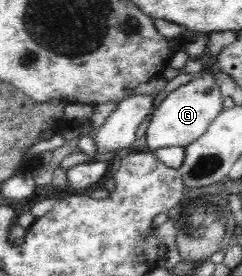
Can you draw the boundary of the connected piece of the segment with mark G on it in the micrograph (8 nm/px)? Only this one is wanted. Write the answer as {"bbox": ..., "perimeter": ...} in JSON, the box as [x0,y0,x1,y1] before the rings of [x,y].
{"bbox":[145,75,223,151],"perimeter":[[[211,75],[194,76],[178,82],[174,89],[169,89],[161,96],[150,111],[151,118],[145,131],[145,151],[154,151],[170,146],[186,147],[206,131],[211,121],[223,111],[223,96]]]}

